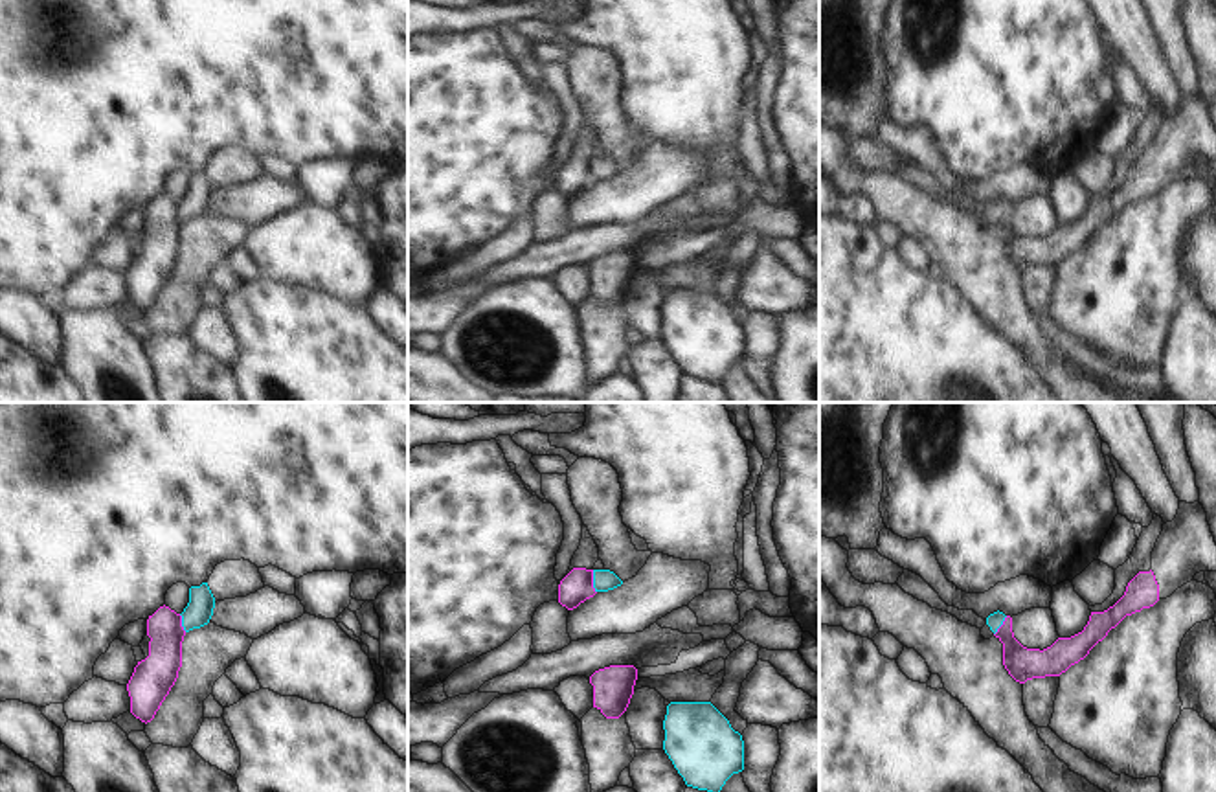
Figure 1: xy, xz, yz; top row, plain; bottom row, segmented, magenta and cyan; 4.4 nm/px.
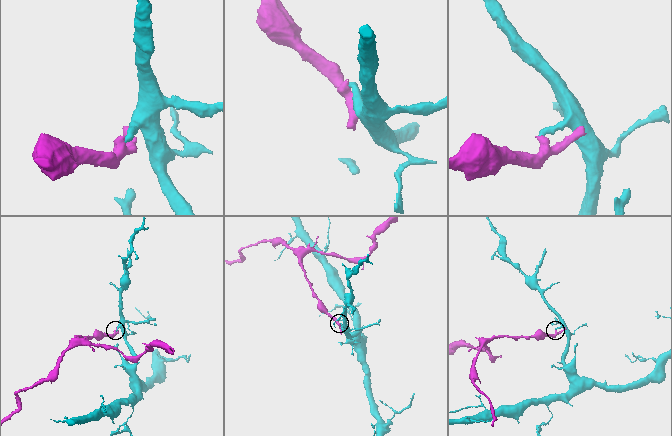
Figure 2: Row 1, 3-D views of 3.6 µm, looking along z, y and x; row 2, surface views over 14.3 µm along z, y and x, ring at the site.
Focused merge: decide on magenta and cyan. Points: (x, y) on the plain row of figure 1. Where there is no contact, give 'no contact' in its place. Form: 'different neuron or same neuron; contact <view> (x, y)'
different neuron; contact xz (592, 169)

